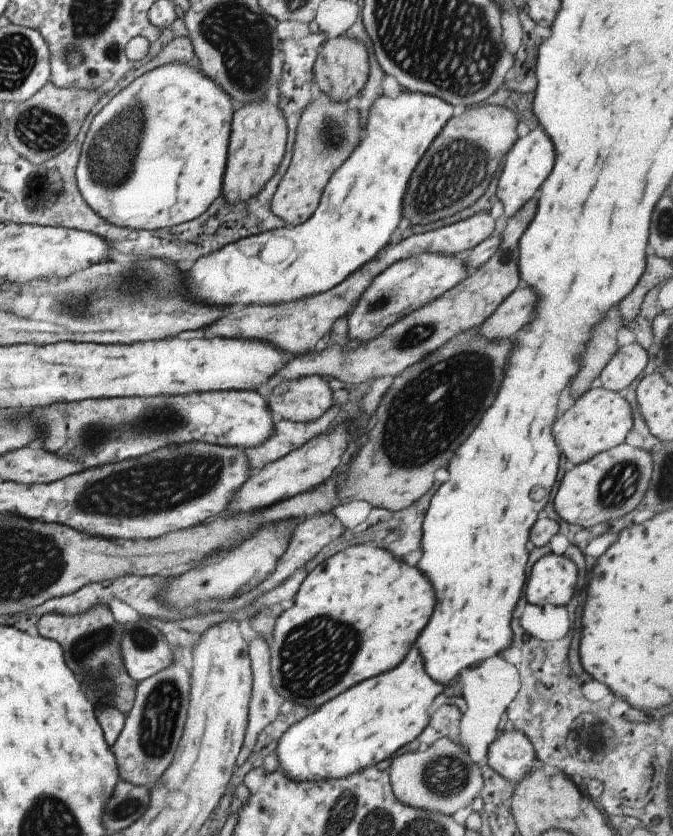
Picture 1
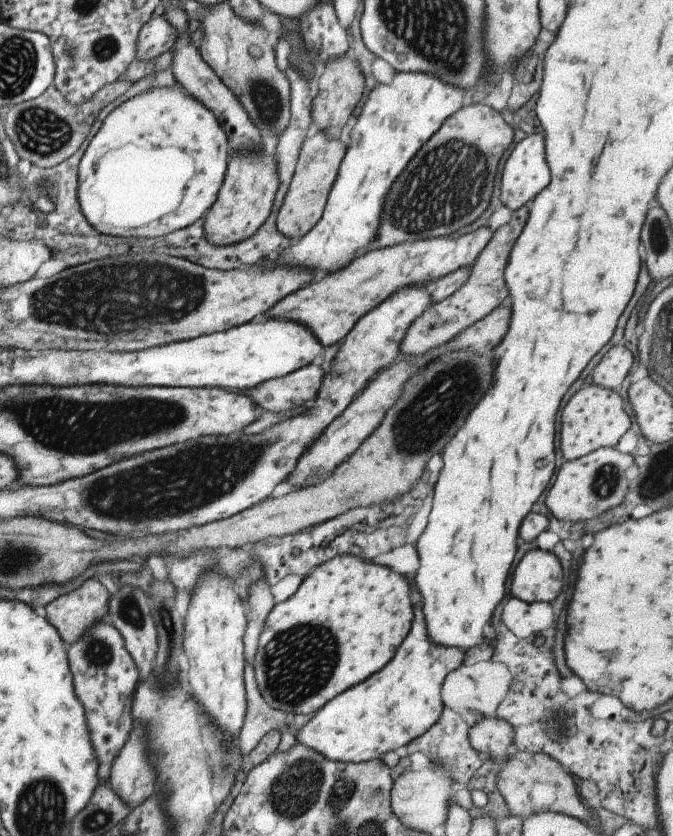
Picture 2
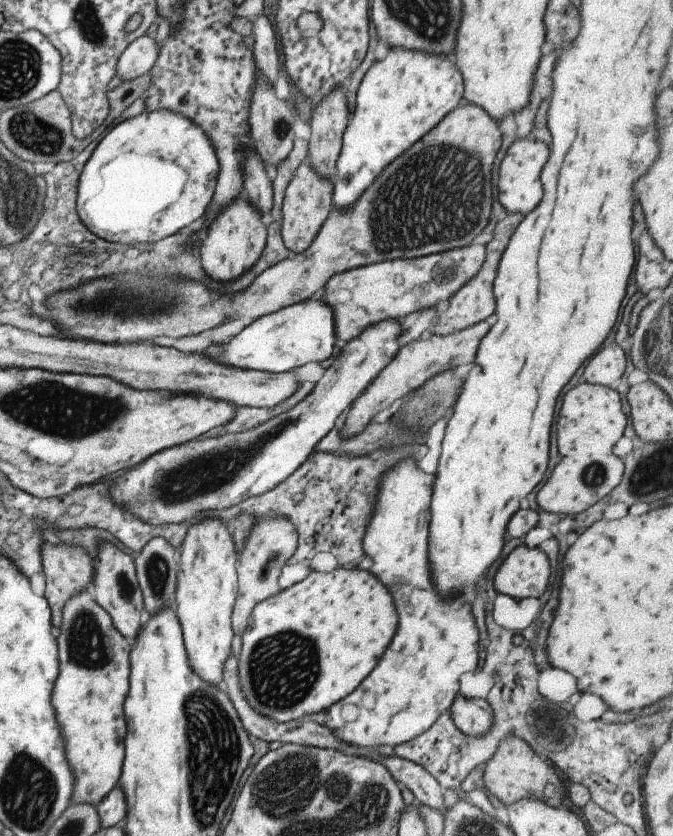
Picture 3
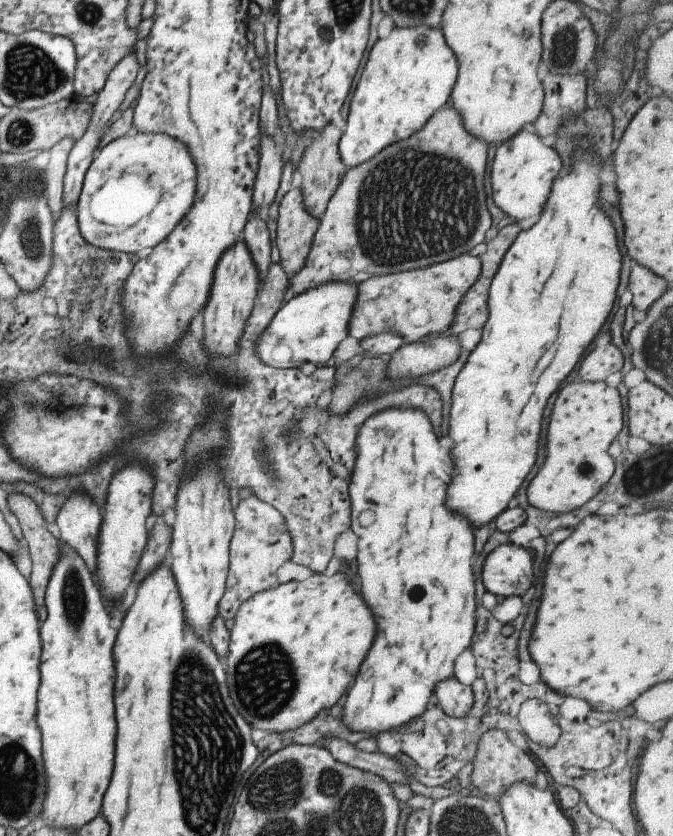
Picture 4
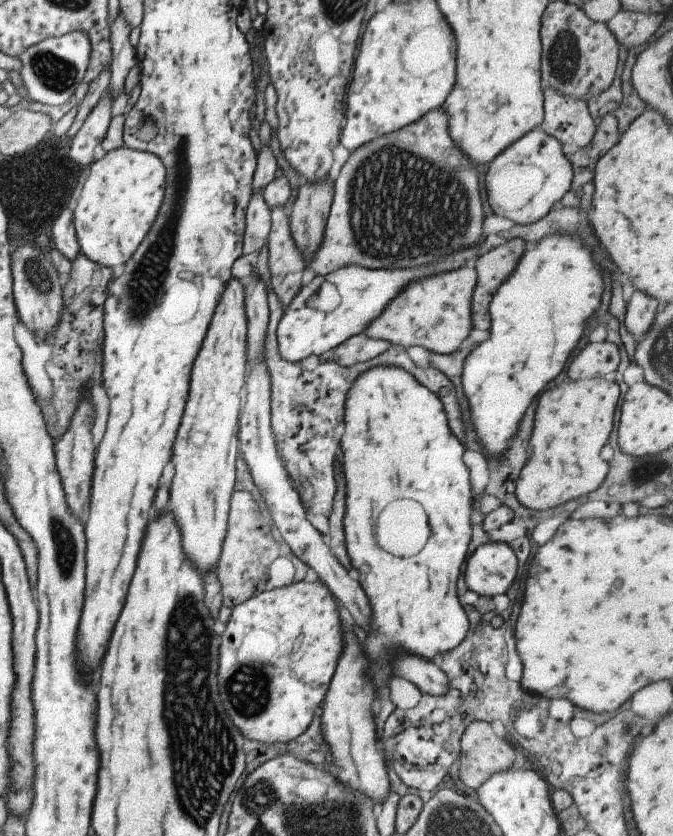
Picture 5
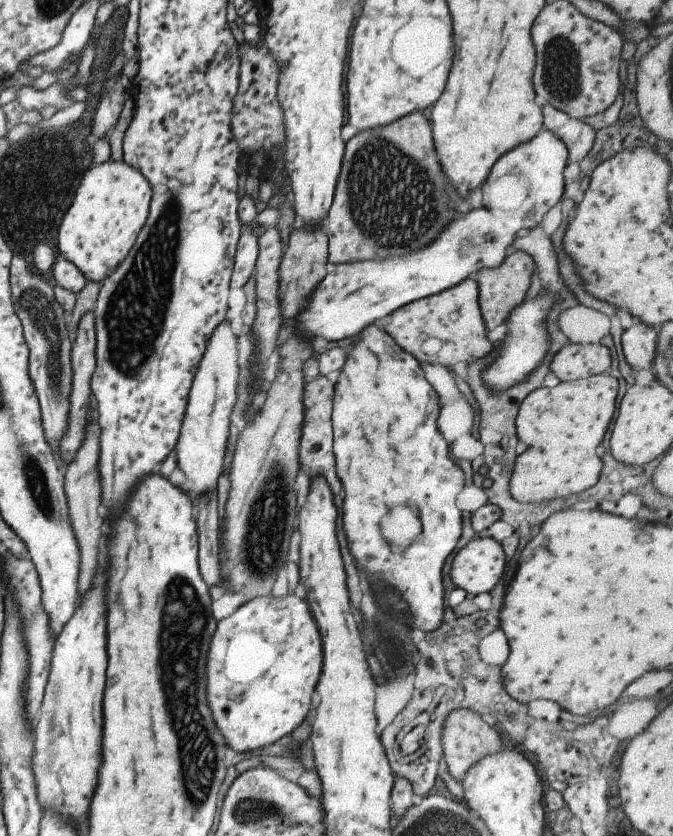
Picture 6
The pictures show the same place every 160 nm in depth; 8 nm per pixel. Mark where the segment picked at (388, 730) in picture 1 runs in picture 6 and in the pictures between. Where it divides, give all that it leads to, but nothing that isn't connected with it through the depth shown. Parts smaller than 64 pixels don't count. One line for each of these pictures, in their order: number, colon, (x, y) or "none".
2: (399, 703)
3: (415, 681)
4: (414, 556)
5: (396, 444)
6: (386, 446)

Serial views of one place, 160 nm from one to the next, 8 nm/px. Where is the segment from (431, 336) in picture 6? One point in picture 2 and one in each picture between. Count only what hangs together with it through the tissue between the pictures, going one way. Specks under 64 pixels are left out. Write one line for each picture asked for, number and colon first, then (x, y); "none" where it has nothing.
2: (329, 307)
3: (366, 295)
4: (421, 302)
5: (433, 313)

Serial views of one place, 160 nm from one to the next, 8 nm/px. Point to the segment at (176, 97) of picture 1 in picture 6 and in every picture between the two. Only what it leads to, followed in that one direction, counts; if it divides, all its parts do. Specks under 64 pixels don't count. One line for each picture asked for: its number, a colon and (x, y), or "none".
2: (155, 164)
3: (149, 176)
4: (137, 188)
5: (120, 193)
6: (110, 206)

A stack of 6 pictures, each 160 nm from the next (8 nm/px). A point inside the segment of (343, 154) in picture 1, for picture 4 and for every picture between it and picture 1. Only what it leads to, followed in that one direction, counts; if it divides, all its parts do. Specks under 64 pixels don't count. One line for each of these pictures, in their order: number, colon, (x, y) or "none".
2: (317, 163)
3: (306, 203)
4: (295, 227)

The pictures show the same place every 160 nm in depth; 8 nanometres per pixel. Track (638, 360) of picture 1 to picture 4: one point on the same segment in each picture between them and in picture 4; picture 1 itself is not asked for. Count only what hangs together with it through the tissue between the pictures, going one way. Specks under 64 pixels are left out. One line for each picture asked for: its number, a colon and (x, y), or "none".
2: (611, 369)
3: (606, 366)
4: (596, 365)

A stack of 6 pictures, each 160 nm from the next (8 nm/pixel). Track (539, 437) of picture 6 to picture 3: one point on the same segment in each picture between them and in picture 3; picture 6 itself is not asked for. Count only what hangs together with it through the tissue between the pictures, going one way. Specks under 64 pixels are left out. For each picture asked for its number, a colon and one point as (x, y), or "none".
3: (590, 421)
4: (572, 473)
5: (571, 417)

